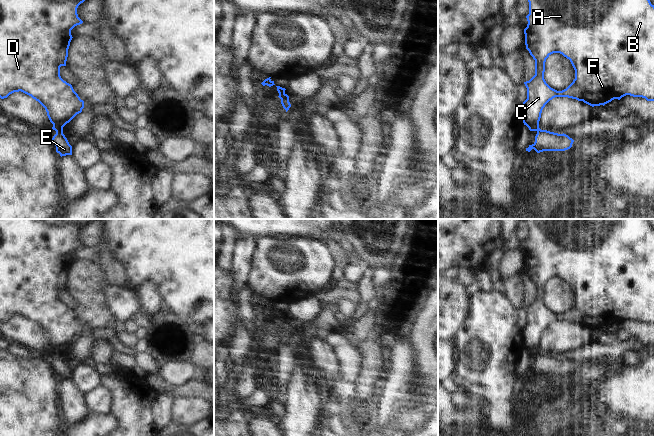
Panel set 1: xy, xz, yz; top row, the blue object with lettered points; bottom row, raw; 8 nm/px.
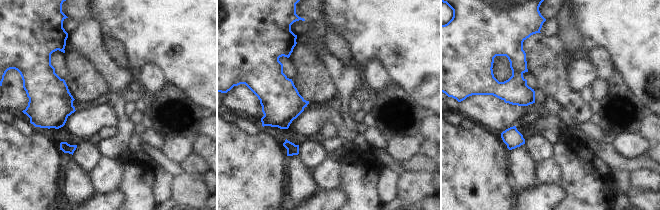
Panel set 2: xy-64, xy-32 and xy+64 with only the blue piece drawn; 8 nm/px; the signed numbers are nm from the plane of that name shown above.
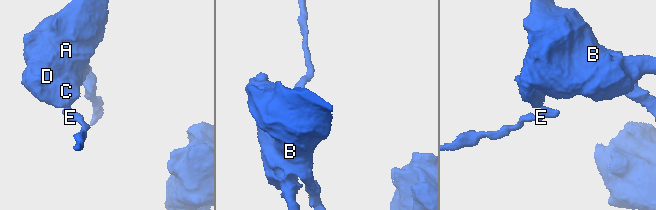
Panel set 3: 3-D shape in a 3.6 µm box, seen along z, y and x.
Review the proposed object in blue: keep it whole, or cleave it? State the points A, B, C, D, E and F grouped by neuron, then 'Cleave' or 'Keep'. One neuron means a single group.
Groups: A B C D F / E. Cleave.

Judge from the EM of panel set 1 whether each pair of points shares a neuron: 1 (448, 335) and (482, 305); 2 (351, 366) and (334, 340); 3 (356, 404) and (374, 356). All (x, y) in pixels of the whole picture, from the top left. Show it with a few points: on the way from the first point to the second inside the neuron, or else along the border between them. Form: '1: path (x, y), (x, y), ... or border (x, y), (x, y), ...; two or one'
1: border (469, 312), (463, 326), (453, 339); two
2: path (349, 360), (340, 346); one
3: path (363, 392), (364, 383), (371, 368); one

